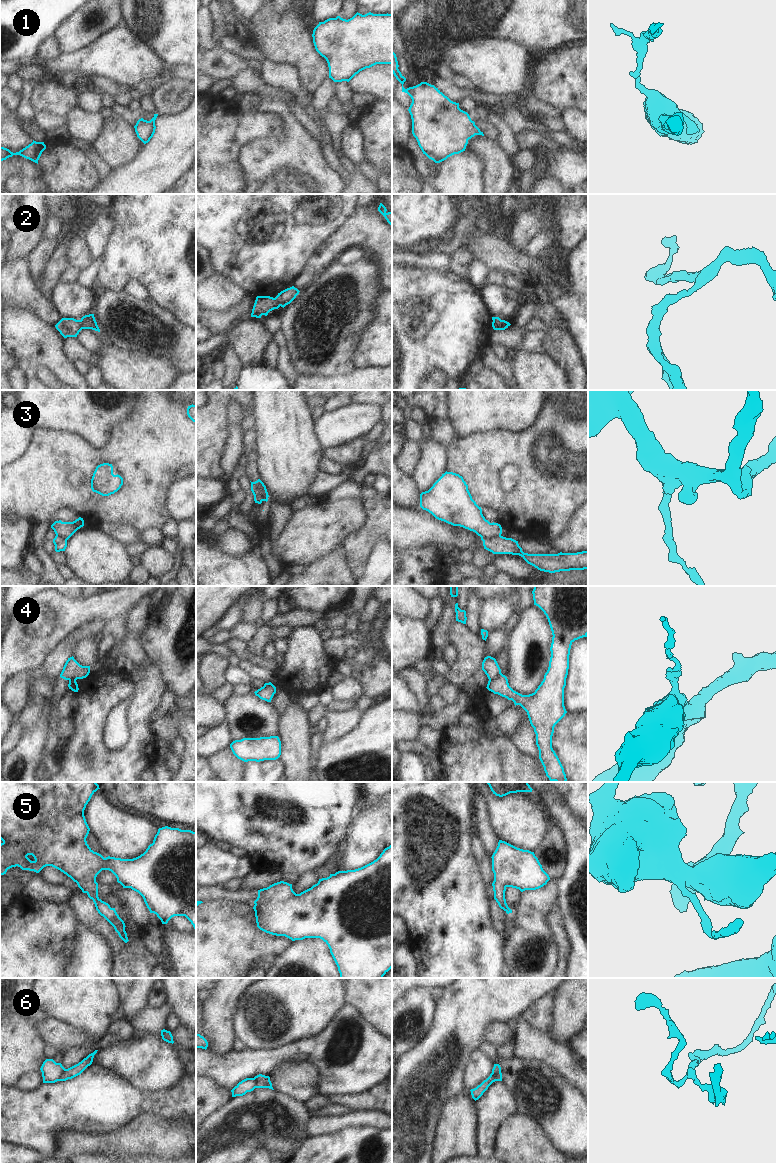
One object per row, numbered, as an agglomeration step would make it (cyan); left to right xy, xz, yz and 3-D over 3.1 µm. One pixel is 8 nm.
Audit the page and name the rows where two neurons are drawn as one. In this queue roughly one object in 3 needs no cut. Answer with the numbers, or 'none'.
2, 3, 4, 6

